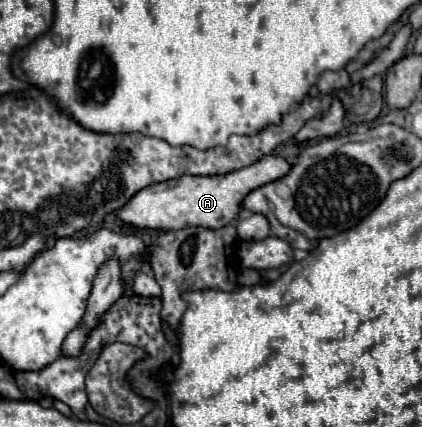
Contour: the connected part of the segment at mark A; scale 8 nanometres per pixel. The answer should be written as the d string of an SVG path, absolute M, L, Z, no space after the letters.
M268 155L268 157L262 157L260 161L244 167L244 169L238 169L236 173L228 173L224 177L178 177L178 179L170 179L170 181L162 181L162 183L154 183L154 185L148 185L144 189L140 189L138 193L134 193L128 203L116 211L118 219L128 223L128 225L134 225L138 229L162 229L162 231L168 231L168 229L184 229L184 225L188 227L206 227L206 229L220 229L224 225L228 225L232 219L238 217L238 213L242 211L242 201L244 197L258 189L260 185L266 185L270 181L276 181L276 177L284 177L284 173L288 173L290 165L282 159L282 157L274 157L274 155Z

